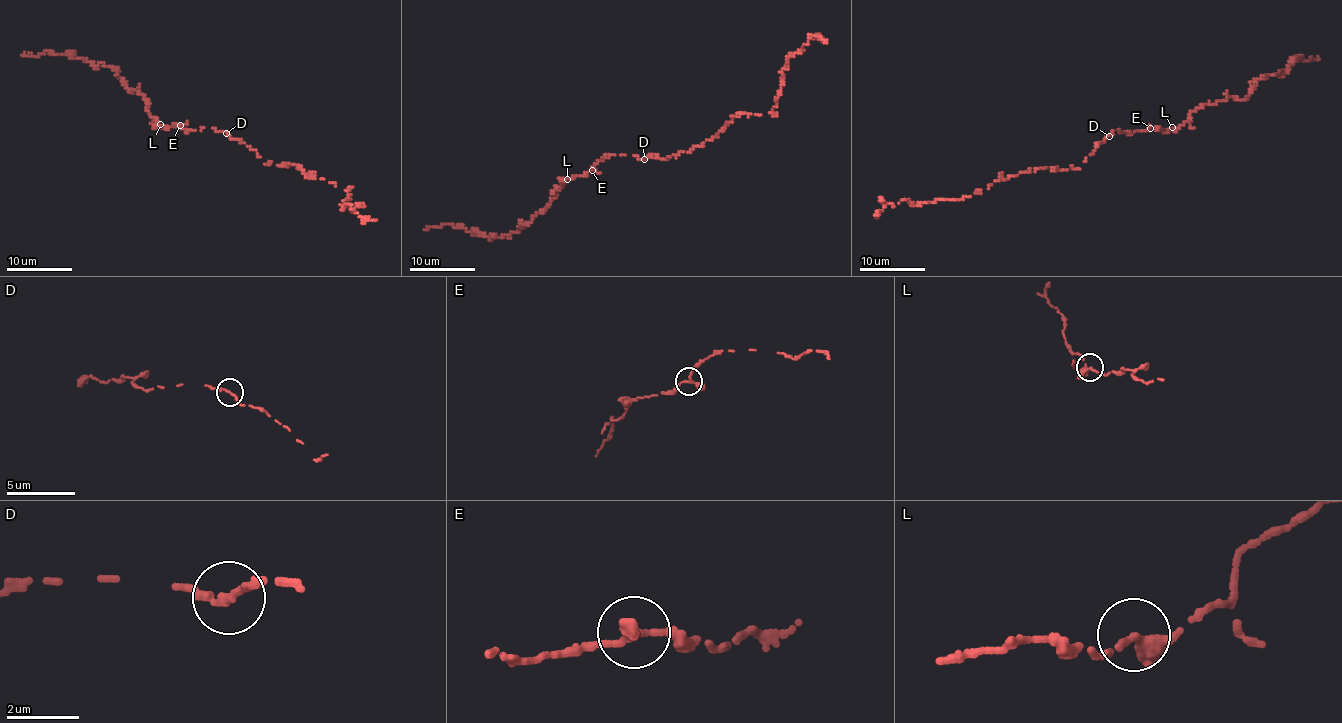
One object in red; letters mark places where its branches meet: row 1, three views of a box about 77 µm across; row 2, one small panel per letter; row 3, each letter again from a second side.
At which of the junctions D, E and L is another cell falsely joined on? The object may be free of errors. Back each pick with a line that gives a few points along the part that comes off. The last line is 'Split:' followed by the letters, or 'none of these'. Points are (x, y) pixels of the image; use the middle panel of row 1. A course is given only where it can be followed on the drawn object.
Split: none of these

